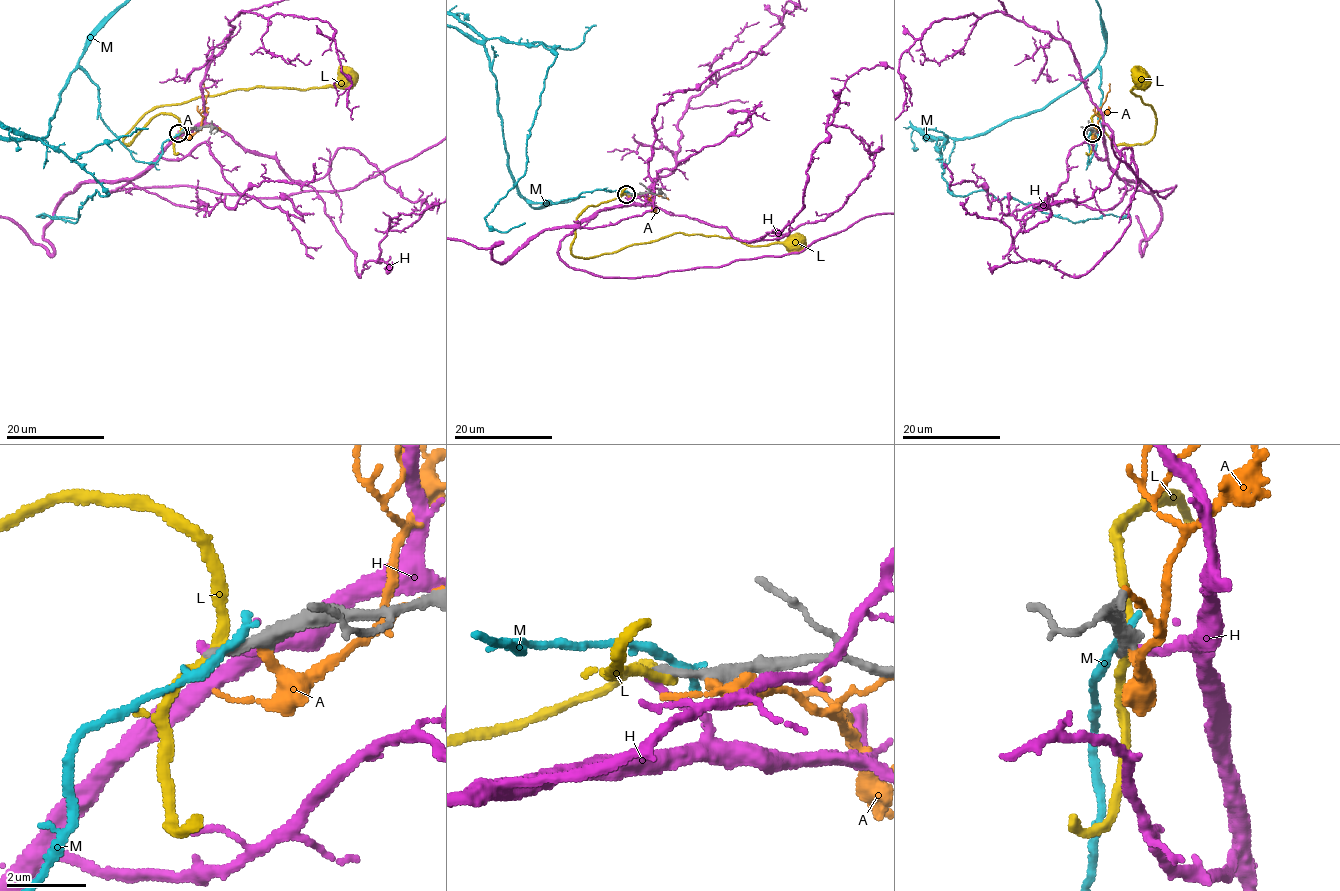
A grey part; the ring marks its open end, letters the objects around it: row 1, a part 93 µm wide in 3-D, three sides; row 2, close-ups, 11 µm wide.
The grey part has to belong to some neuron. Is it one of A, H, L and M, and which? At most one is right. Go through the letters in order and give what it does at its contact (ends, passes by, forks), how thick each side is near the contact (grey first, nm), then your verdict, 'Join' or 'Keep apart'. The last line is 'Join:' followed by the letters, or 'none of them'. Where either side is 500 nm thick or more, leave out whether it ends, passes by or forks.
A: It ends there. Thickness 320 nm (grey) against 240 nm. Keep apart
H: It ends there. Thickness 220 nm (grey) against 240 nm. Keep apart
L: It passes by. Thickness 240 nm (grey) against 240 nm. Keep apart
M: It ends there. Thickness 360 nm (grey) against 300 nm. Keep apart
Join: none of them

